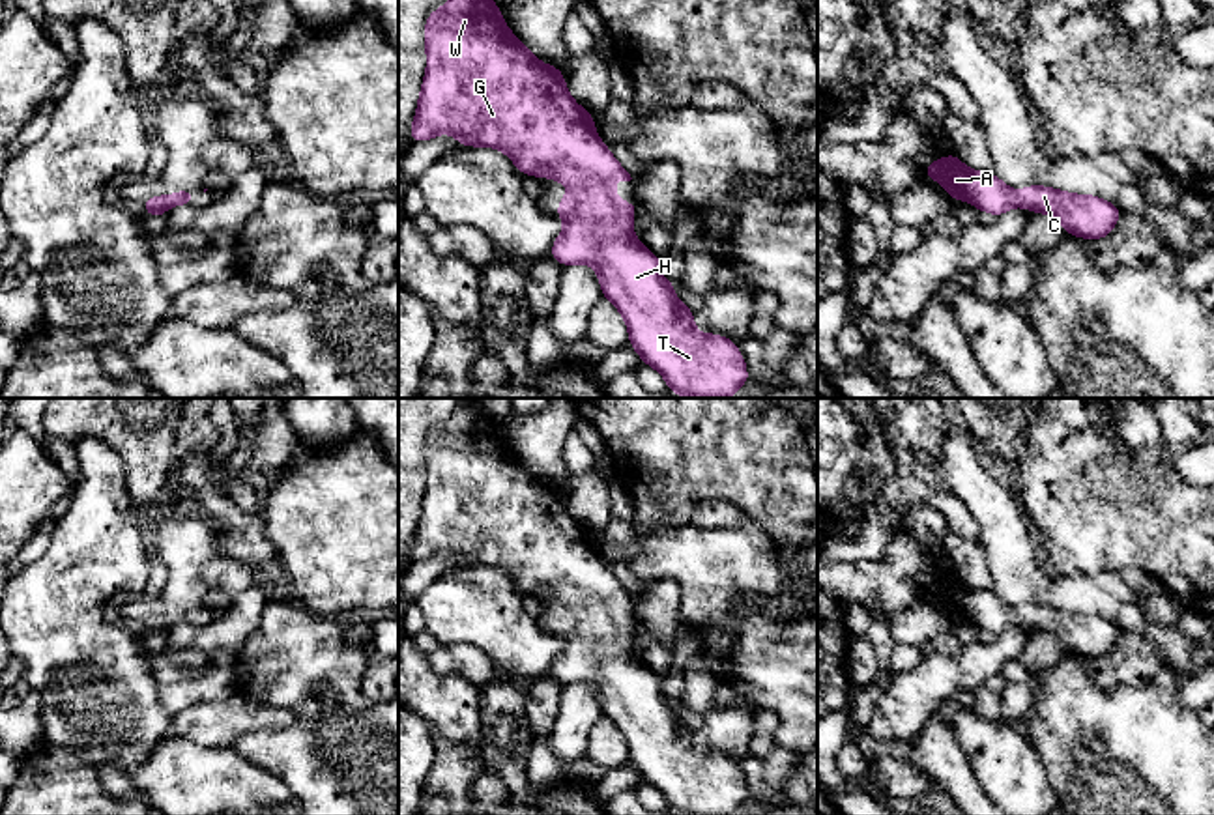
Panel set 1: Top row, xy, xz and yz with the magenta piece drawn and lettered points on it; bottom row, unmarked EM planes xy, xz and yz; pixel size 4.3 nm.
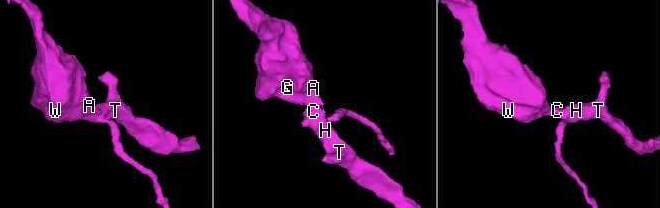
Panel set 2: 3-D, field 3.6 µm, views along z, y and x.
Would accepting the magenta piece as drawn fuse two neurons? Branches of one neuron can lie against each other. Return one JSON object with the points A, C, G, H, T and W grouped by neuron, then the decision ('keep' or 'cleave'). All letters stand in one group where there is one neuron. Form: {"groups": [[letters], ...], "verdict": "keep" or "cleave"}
{"groups": [["A", "C", "G", "H", "T", "W"]], "verdict": "keep"}

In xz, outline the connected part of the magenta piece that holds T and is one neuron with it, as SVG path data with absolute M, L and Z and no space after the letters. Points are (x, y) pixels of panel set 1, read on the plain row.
M460 398L443 426L425 441L426 492L410 546L413 563L453 553L460 565L486 565L511 576L528 596L552 596L571 606L554 634L565 639L550 675L565 684L597 688L602 716L612 720L629 746L629 763L643 783L658 789L681 815L731 815L748 798L737 763L722 753L696 750L690 722L679 723L675 703L660 692L662 679L632 652L638 624L615 615L614 598L630 593L597 553L595 535L567 510L561 486L546 484L518 460L501 437L499 424L479 398Z

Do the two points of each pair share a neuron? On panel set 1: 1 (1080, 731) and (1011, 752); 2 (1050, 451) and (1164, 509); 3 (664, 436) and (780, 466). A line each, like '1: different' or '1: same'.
1: different
2: same
3: same

